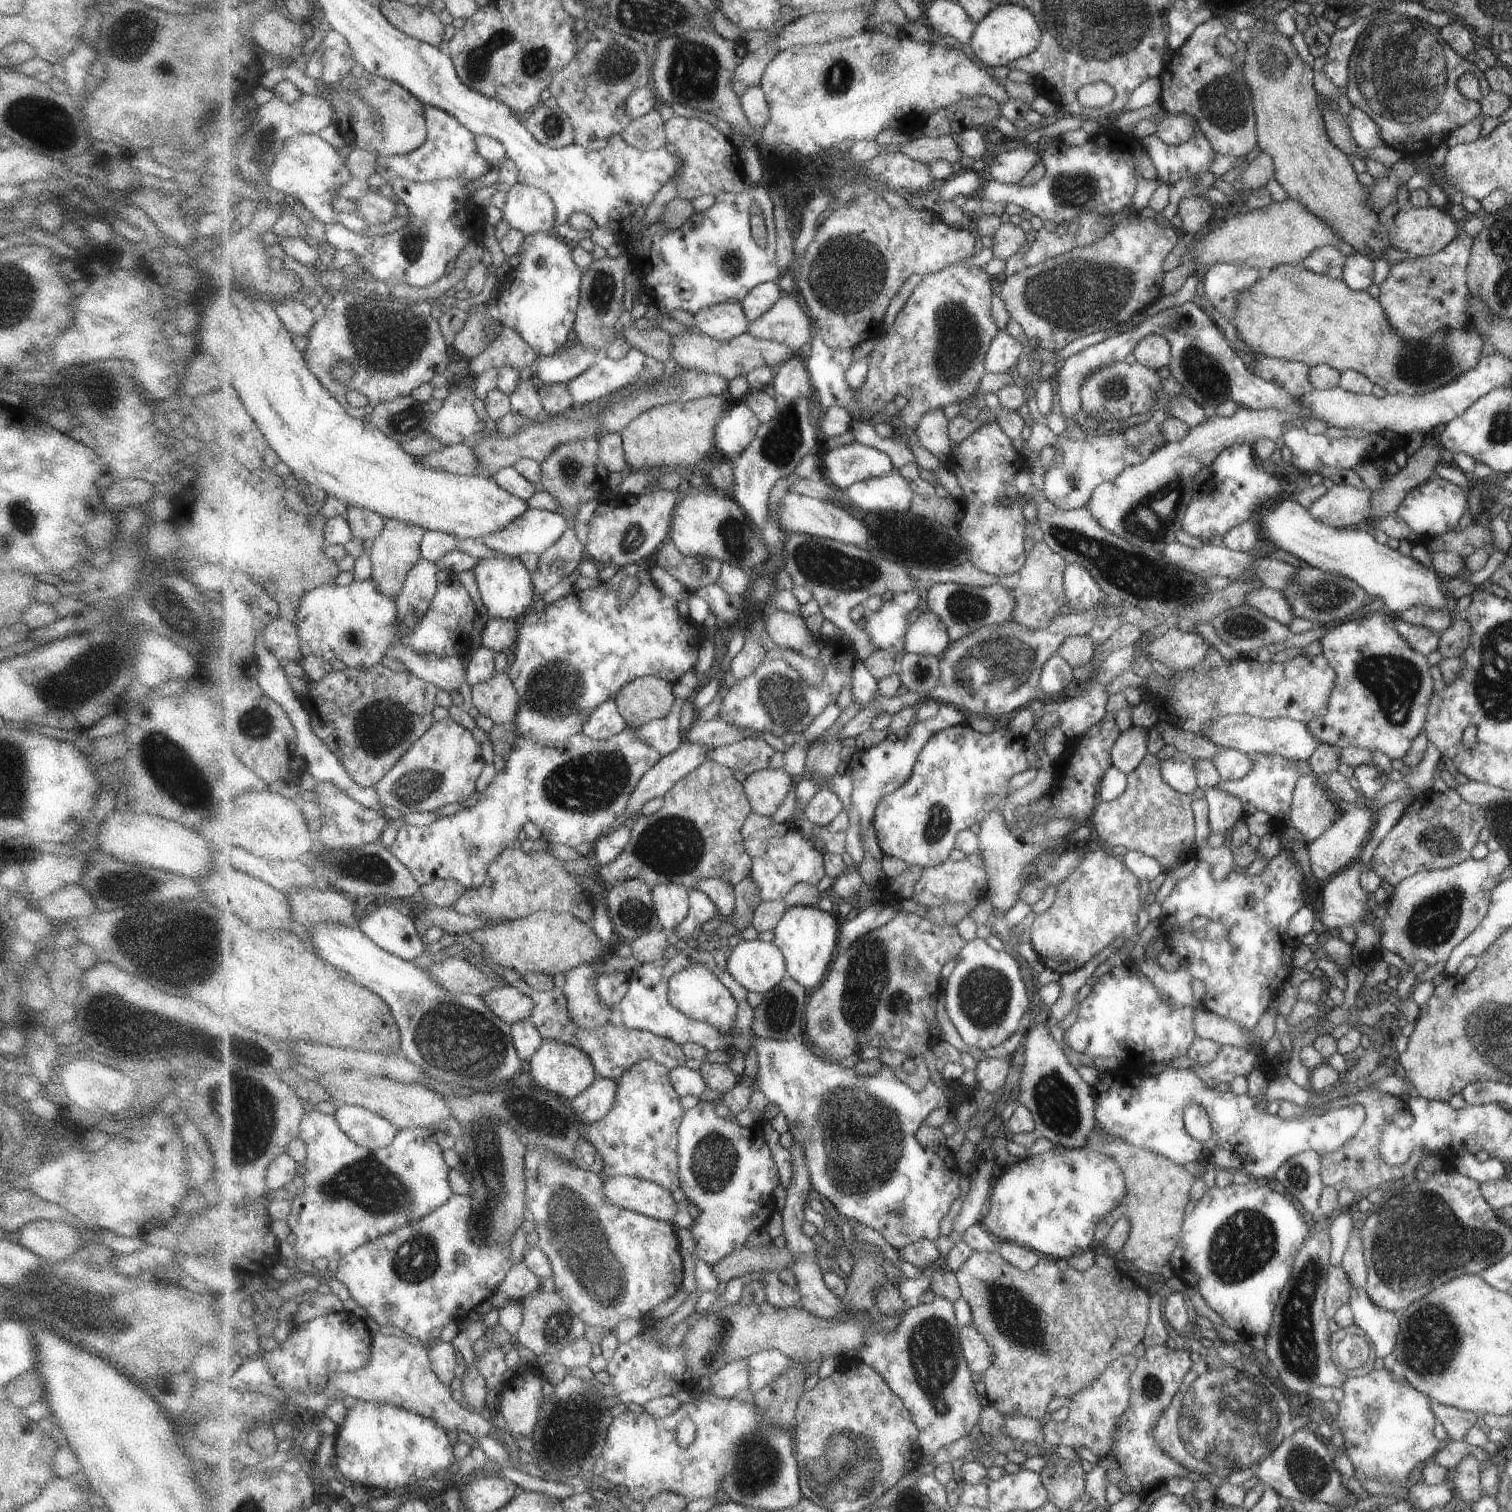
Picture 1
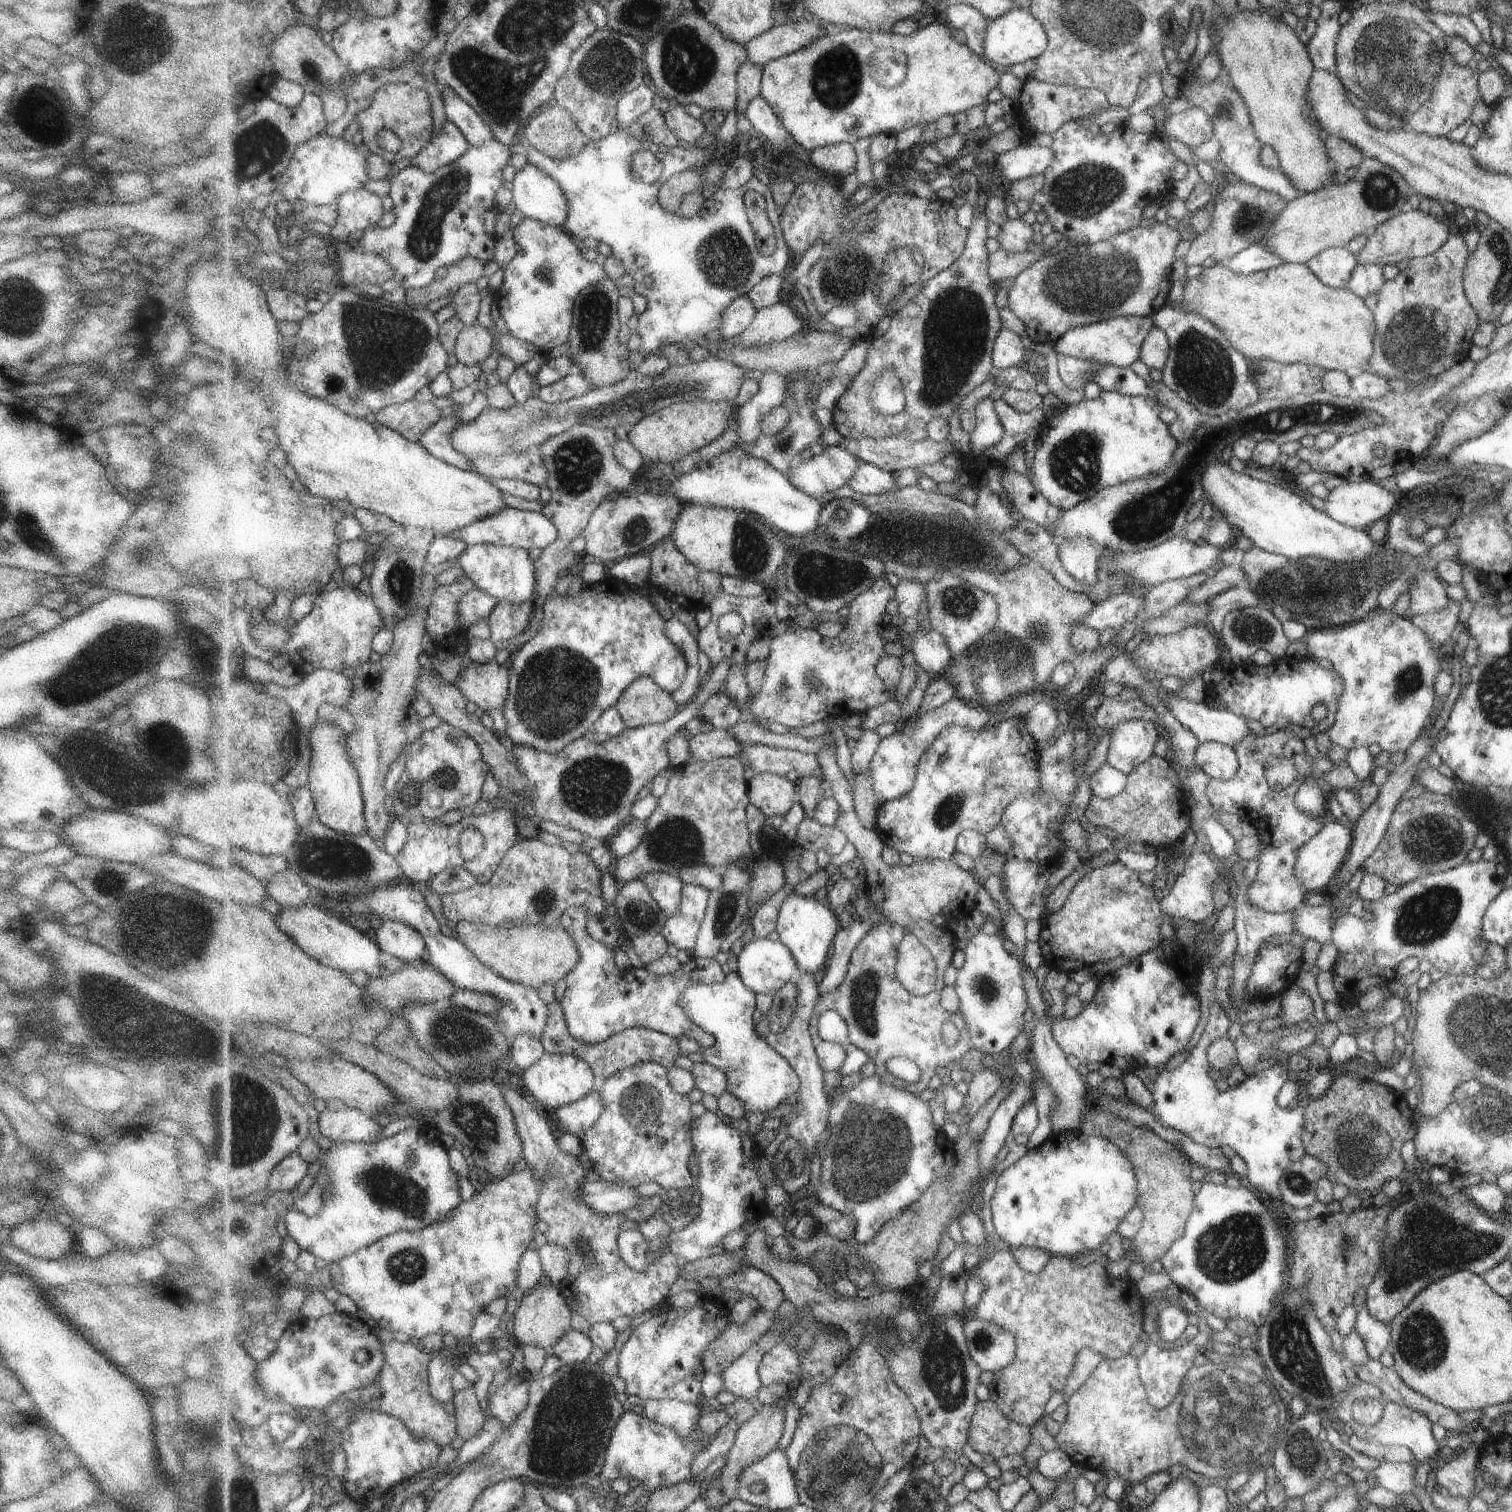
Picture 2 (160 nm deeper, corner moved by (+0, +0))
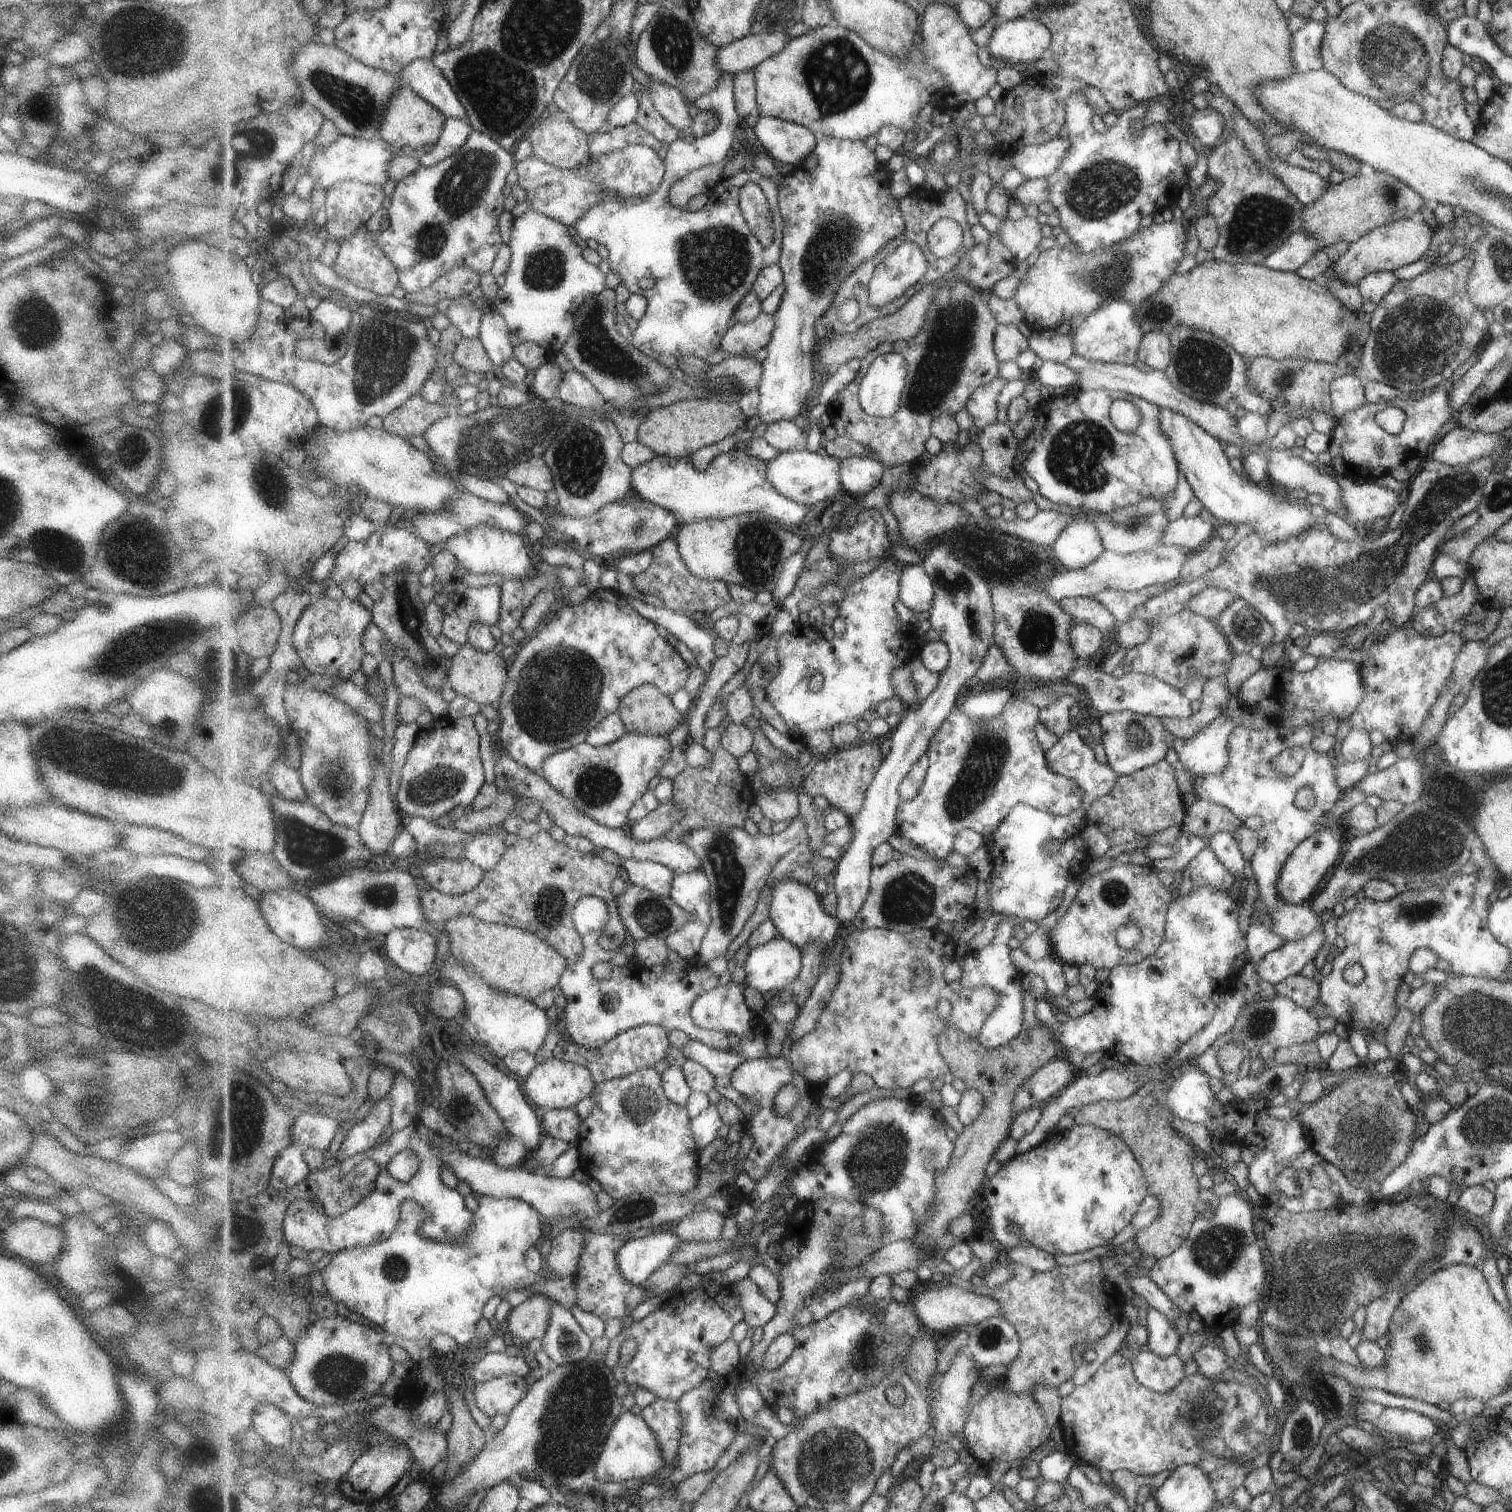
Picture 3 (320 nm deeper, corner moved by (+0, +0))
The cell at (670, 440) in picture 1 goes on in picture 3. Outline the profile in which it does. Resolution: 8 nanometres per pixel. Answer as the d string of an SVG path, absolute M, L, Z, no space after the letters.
M692 398L651 411L641 423L639 441L651 447L658 455L683 458L751 425L752 422L738 403Z

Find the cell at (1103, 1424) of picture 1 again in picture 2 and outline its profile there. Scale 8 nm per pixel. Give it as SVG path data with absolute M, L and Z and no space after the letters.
M1126 1354L1118 1359L1106 1358L1089 1380L1066 1401L1067 1418L1054 1437L1075 1465L1084 1467L1097 1464L1103 1471L1116 1470L1128 1484L1141 1483L1150 1474L1167 1471L1173 1464L1181 1464L1184 1470L1192 1470L1212 1479L1230 1477L1231 1470L1209 1466L1187 1452L1177 1430L1179 1406L1187 1388L1191 1382L1203 1378L1215 1368L1217 1366L1212 1361L1199 1367L1192 1365L1185 1374L1177 1396L1169 1405L1157 1410L1146 1401L1145 1389L1138 1378L1137 1358Z

